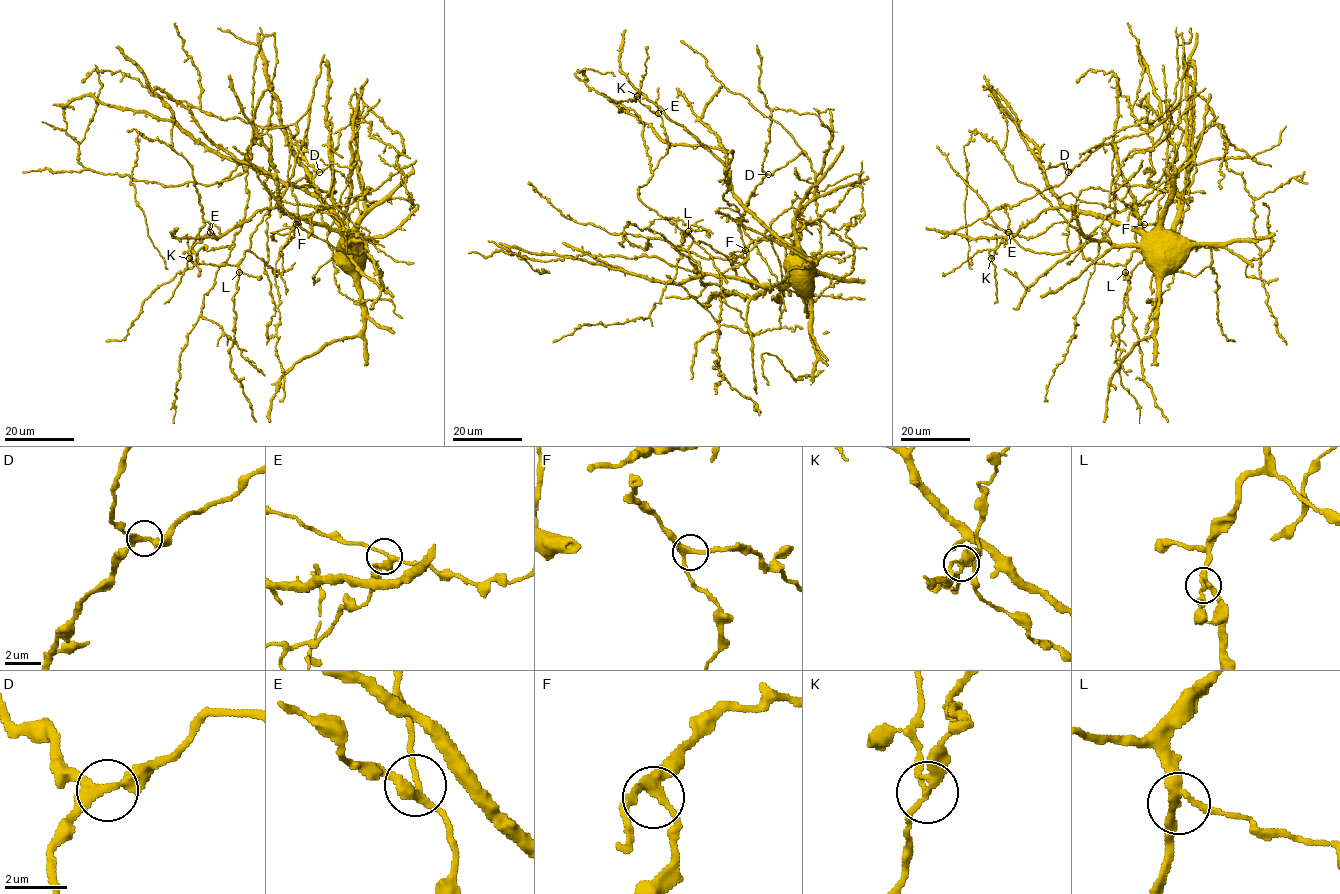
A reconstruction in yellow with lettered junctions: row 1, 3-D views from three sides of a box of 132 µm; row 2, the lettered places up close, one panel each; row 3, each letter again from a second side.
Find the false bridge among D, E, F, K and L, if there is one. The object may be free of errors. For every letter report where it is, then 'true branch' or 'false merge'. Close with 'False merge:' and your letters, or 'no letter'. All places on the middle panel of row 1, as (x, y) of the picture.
D: place (768, 174); true branch
E: place (658, 113); true branch
F: place (745, 250); true branch
K: place (637, 96); false merge
L: place (688, 231); true branch
False merge: K

